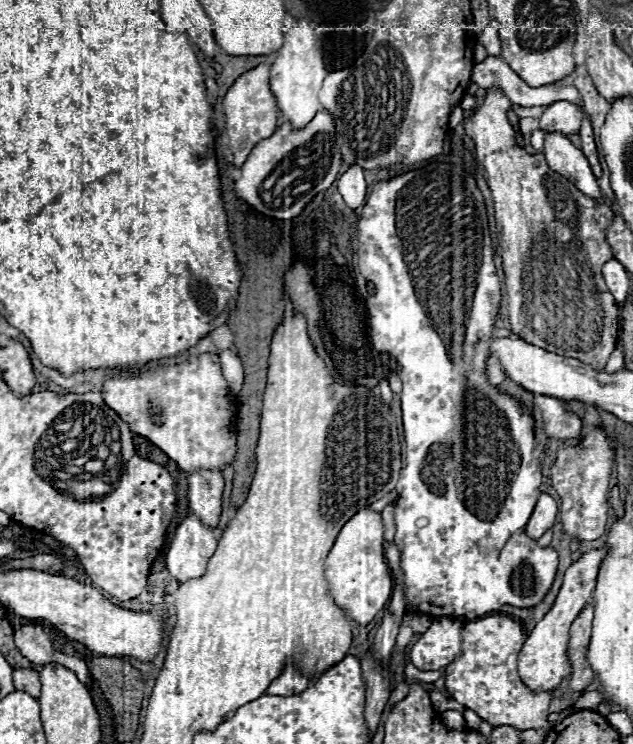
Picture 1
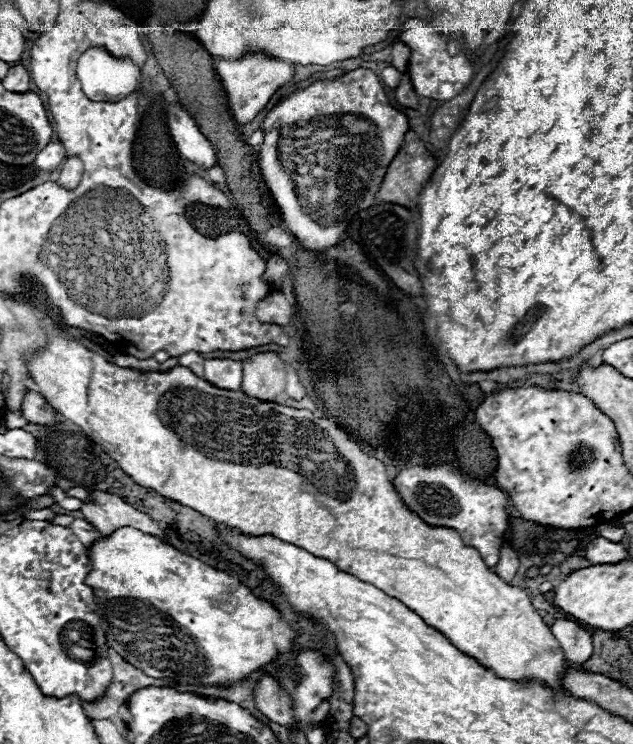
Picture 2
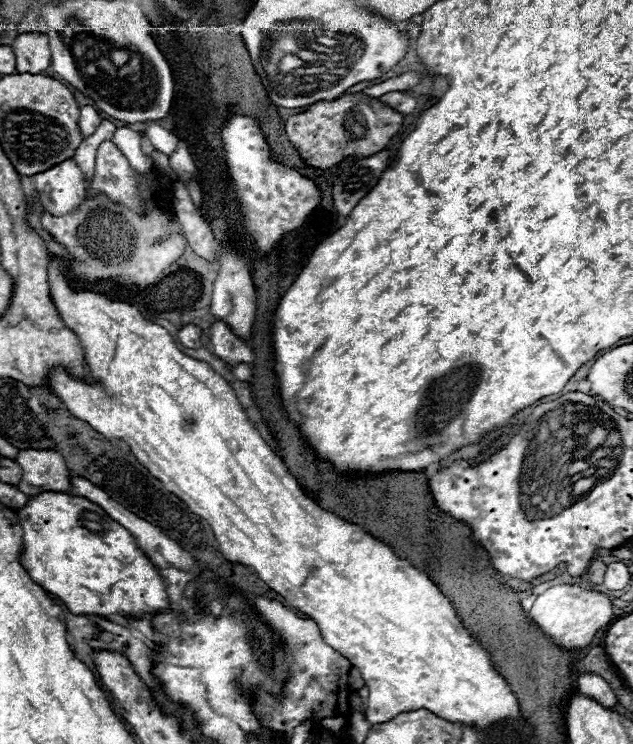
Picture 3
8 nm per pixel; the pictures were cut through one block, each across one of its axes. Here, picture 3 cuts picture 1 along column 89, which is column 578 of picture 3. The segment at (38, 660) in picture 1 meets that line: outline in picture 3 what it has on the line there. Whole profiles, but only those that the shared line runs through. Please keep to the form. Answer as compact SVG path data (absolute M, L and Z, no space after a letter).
M580 672L576 682L578 682L578 690L582 694L592 696L600 704L604 704L606 708L614 708L616 706L616 696L614 696L610 684L604 678L600 678L600 676L592 674L592 672Z

